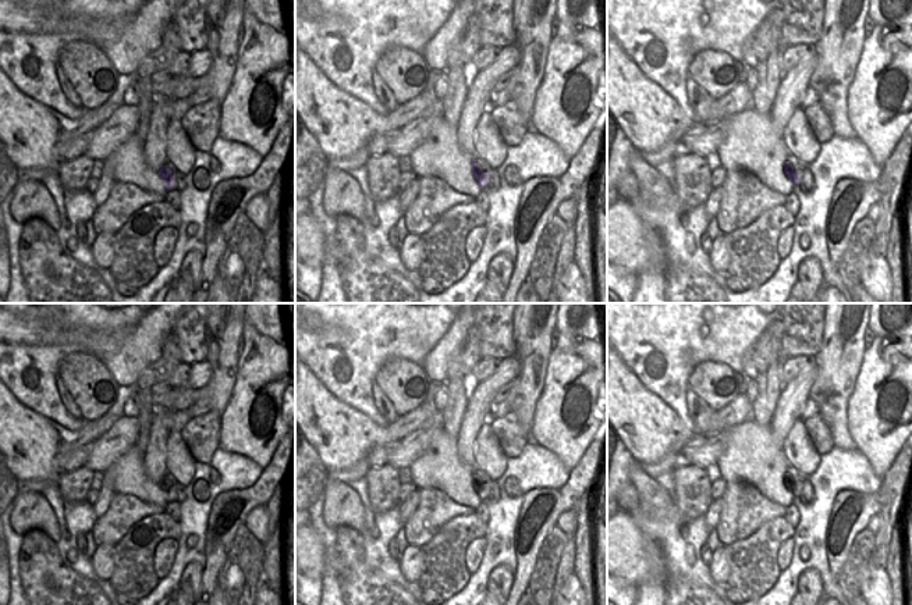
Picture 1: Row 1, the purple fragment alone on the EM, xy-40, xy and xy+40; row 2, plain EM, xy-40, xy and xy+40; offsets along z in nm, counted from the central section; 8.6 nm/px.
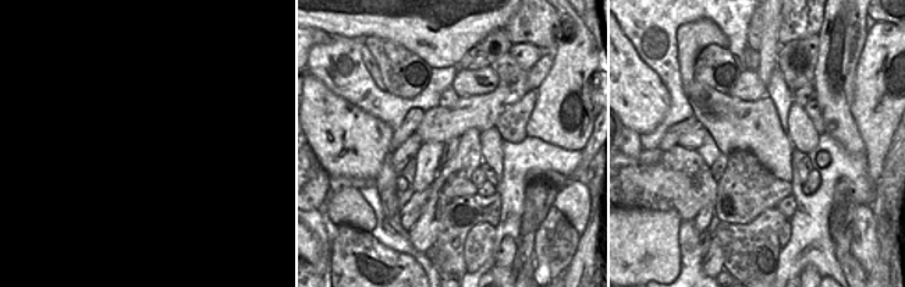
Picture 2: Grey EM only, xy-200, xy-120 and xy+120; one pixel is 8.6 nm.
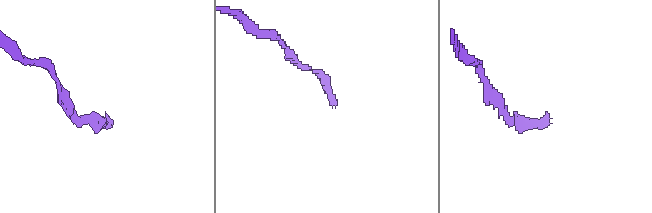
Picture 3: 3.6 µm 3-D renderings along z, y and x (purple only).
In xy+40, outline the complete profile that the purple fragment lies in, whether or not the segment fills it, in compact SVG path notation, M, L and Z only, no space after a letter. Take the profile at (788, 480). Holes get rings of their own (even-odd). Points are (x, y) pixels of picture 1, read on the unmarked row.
M788 466L787 474L784 476L784 484L794 497L801 495L802 487L808 480L809 477L805 473L796 470L794 466Z

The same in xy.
M478 467L473 469L472 488L476 491L480 501L487 499L492 483L493 483L493 480L490 478L490 476L486 471L483 471Z

